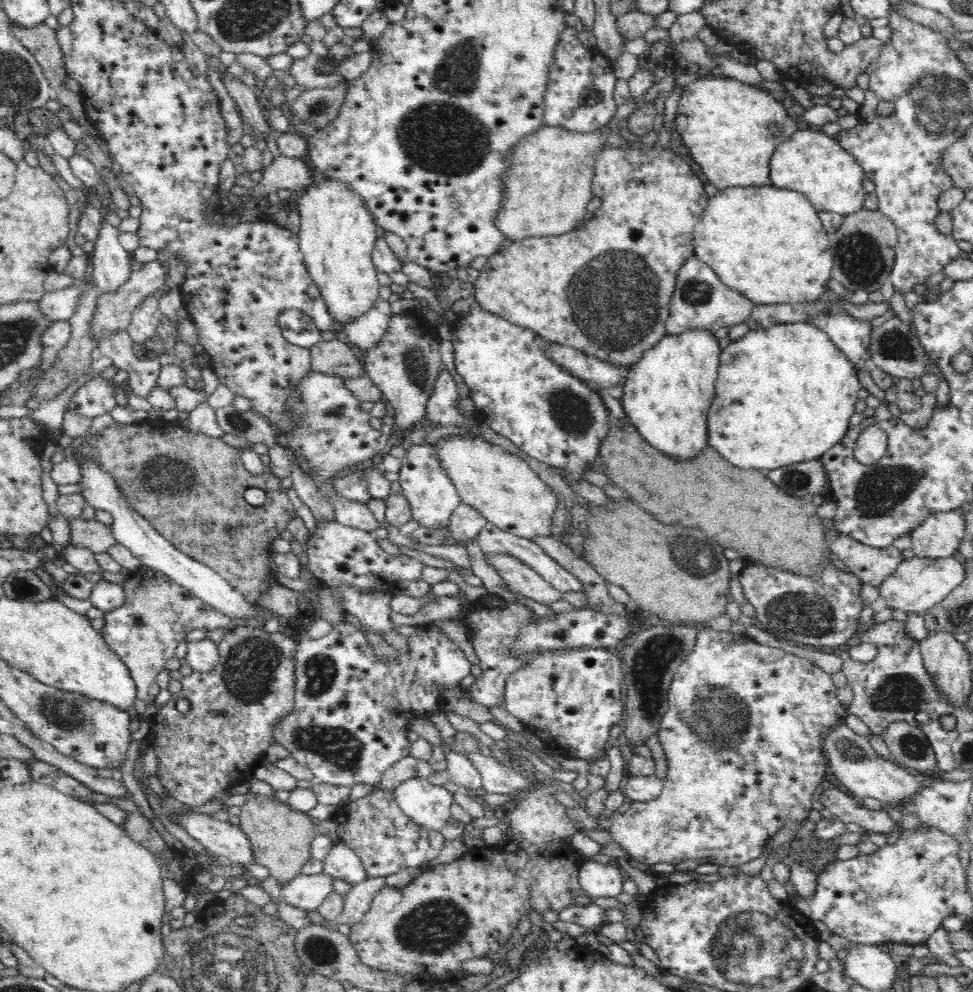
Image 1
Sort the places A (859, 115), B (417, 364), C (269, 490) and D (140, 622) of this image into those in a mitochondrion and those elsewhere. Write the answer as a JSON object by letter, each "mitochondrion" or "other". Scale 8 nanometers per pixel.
{"A":"other","B":"mitochondrion","C":"other","D":"mitochondrion"}

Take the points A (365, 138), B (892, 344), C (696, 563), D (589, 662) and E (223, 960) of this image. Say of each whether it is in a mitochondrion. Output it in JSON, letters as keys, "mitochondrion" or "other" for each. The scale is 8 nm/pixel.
{"A":"other","B":"mitochondrion","C":"mitochondrion","D":"other","E":"mitochondrion"}

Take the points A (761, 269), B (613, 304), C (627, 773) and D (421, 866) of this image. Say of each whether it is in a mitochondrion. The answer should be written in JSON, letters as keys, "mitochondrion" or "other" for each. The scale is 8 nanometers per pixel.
{"A":"other","B":"mitochondrion","C":"other","D":"other"}

